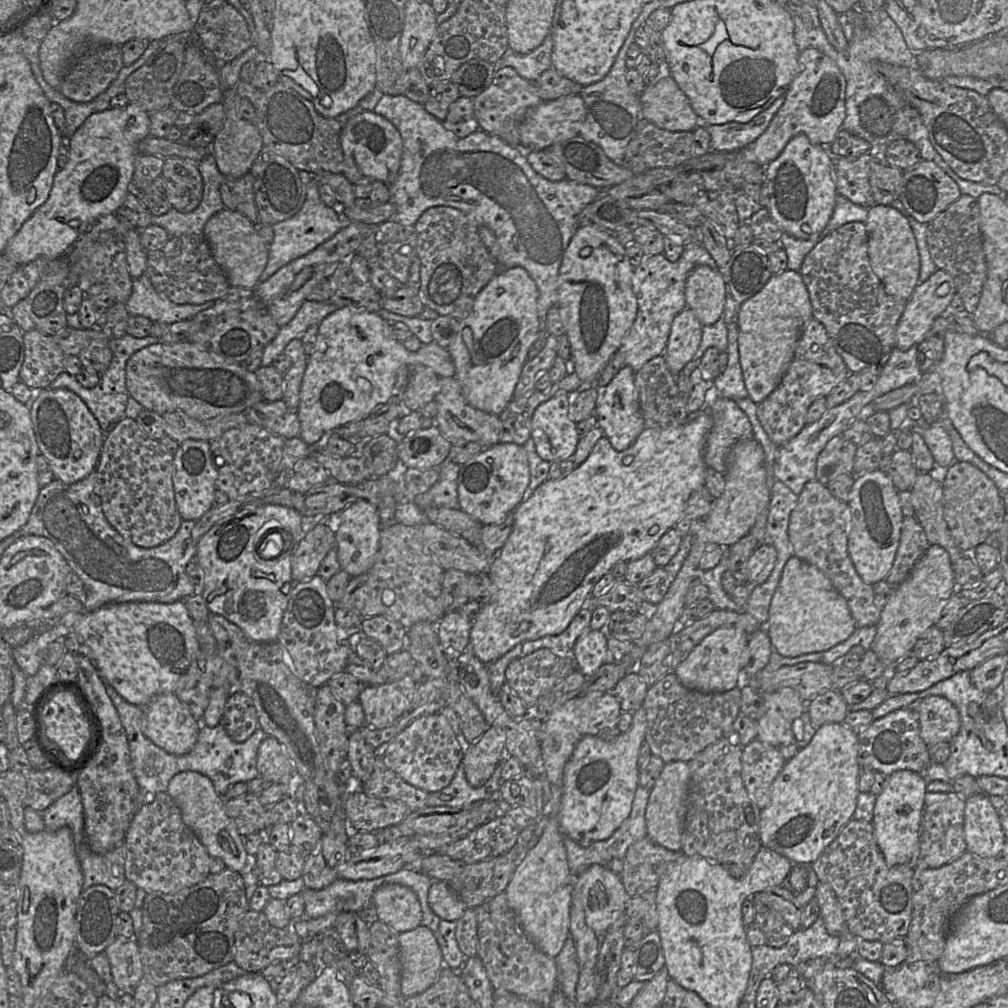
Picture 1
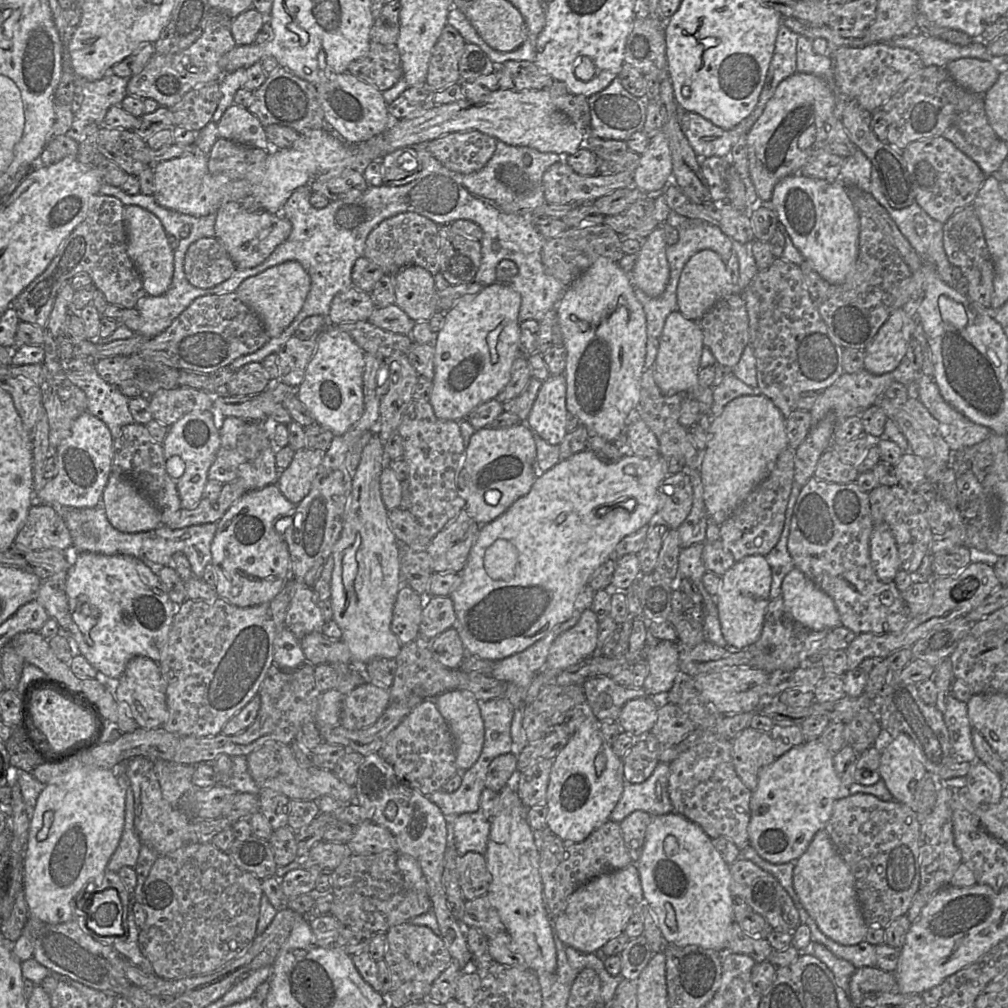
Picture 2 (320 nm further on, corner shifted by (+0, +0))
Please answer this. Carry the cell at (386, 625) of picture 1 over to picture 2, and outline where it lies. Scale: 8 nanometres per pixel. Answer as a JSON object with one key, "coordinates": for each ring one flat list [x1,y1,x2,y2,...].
{"coordinates":[[403,586,398,591,391,621,391,630,401,645,415,641,419,636,422,610,422,596,409,586]]}

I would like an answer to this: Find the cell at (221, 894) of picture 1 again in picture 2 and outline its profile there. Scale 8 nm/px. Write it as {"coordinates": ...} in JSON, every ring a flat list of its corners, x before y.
{"coordinates":[[188,843,185,846,158,856,142,887,142,906,146,913,144,925,139,930,138,945,142,955,147,958,156,976,163,979,181,979,215,972,229,961,242,954,256,937,257,922,260,914,260,901,263,896,261,881,250,872,238,868,226,852,208,843]]}

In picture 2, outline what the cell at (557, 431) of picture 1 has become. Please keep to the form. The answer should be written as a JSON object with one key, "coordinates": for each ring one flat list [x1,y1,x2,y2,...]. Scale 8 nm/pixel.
{"coordinates":[[564,374,550,375,542,382,532,409,525,421,527,426,550,445,560,445,567,434,570,413,566,403,567,382]]}

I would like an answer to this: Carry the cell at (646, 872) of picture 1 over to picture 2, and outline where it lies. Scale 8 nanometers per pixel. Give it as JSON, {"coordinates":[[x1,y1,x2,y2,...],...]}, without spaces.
{"coordinates":[[636,810,620,822,624,842,631,856,632,863,637,863,642,854,647,827,651,819,652,815,649,813]]}

